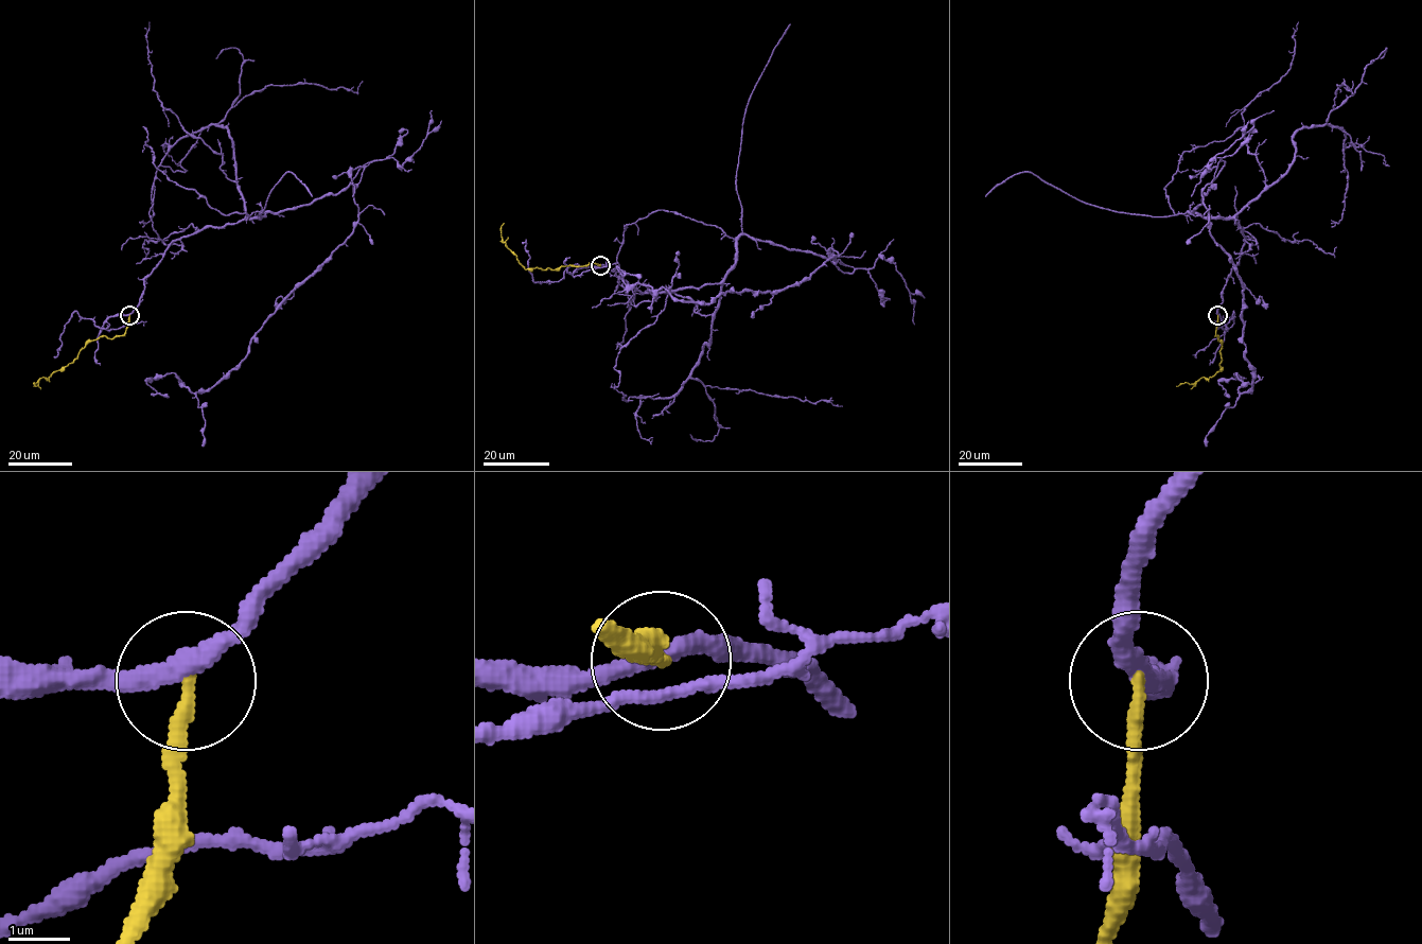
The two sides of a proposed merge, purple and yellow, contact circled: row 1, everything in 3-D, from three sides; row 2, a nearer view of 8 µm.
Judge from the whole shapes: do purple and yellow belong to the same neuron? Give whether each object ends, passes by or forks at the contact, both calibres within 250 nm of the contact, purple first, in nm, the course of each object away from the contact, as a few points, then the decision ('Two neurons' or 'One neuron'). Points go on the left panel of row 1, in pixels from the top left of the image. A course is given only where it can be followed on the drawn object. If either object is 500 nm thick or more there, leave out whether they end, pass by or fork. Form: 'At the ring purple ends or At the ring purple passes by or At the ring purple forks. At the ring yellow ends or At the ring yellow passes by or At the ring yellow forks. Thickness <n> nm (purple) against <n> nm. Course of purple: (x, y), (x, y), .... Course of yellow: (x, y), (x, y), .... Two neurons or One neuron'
At the ring purple passes by. At the ring yellow ends. Thickness 300 nm (purple) against 240 nm. Course of purple: (129, 315), (172, 242), (353, 186), (353, 232), (249, 352), (203, 390), (174, 373), (146, 382), (169, 398). Course of yellow: (129, 315), (123, 335), (90, 341), (73, 362), (34, 382), (37, 386). Two neurons

